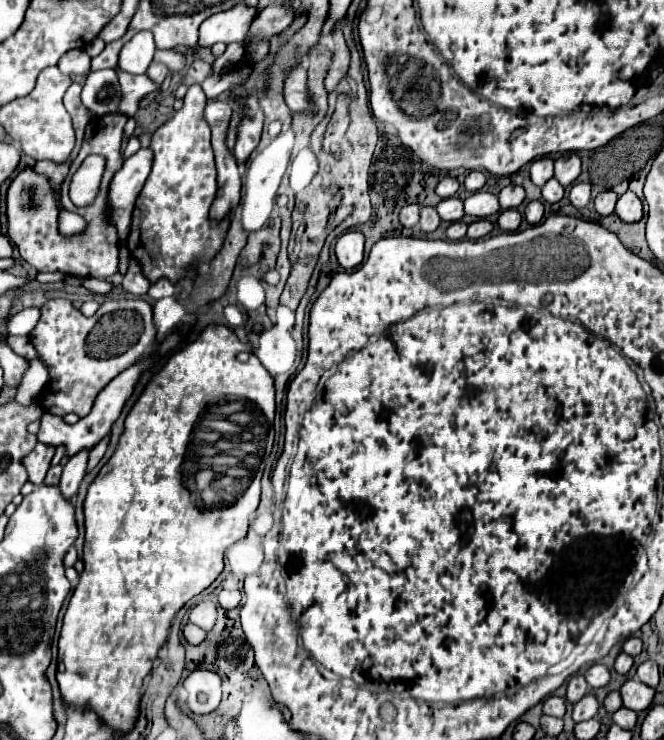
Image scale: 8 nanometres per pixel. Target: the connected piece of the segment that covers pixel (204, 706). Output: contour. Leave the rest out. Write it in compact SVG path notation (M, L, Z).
M213 672L213 680L191 674L191 676L187 676L183 686L187 686L187 692L189 692L187 704L189 704L191 712L207 714L207 712L213 712L219 706L221 678L215 672Z

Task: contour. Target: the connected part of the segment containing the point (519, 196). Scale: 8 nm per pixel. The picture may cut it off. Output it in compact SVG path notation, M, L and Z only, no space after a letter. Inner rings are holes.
M505 186L505 188L499 192L501 210L517 208L523 200L525 200L525 190L523 190L523 186Z

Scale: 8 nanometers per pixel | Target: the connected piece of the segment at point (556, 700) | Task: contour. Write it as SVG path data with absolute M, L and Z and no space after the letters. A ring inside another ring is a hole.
M549 696L549 698L543 702L543 712L545 712L547 716L563 718L563 714L565 714L565 700L559 698L559 696Z

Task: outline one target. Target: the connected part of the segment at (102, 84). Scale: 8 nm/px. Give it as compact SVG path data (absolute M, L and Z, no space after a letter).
M97 70L87 76L87 82L81 92L81 102L101 114L117 114L121 104L121 88L113 70Z

